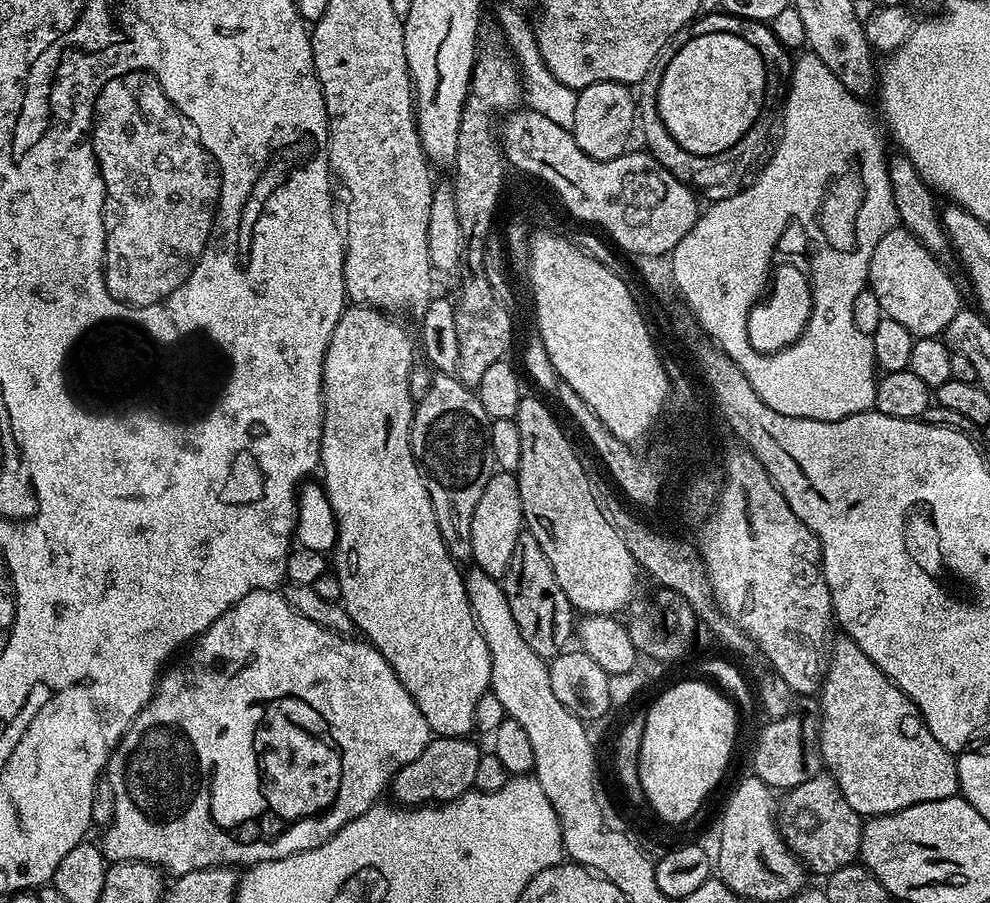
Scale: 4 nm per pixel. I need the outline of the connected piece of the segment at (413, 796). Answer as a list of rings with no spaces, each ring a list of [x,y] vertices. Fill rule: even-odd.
[[[436,736],[429,739],[426,750],[414,758],[412,764],[402,766],[390,785],[390,796],[400,806],[435,806],[446,800],[456,800],[474,788],[474,773],[482,749],[463,736]],[[396,799],[396,800],[395,800]]]

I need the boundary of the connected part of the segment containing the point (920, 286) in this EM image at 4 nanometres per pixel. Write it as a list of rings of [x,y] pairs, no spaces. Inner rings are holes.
[[[902,226],[891,228],[886,234],[882,234],[882,242],[874,246],[874,254],[868,263],[868,283],[867,287],[872,289],[874,298],[878,298],[878,306],[882,306],[884,315],[894,318],[894,322],[899,322],[910,330],[913,338],[922,336],[939,337],[950,326],[954,314],[958,314],[962,307],[960,301],[960,288],[952,281],[952,276],[940,265],[941,261],[914,234],[910,234]]]

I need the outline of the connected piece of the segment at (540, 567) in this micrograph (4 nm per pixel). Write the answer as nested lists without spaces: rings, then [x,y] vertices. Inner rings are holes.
[[[527,530],[520,533],[518,543],[514,545],[514,558],[510,558],[510,566],[504,579],[504,593],[510,602],[510,614],[514,614],[514,622],[518,622],[518,630],[522,630],[522,638],[534,649],[534,654],[551,658],[569,647],[568,639],[574,636],[574,609],[566,594],[562,594],[562,586],[558,586],[558,578],[554,578],[554,570],[550,566],[550,558],[542,554],[542,546],[538,546],[538,538]]]

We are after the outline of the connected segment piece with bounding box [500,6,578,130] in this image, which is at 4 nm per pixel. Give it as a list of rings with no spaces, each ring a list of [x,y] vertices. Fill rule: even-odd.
[[[501,7],[500,28],[504,31],[503,39],[513,60],[516,61],[522,73],[522,88],[526,93],[526,104],[529,109],[545,118],[550,118],[550,122],[558,122],[558,126],[571,130],[574,126],[574,106],[578,106],[577,89],[570,86],[562,86],[554,74],[546,66],[542,58],[542,50],[538,50],[536,33],[530,20],[527,20],[525,13],[518,8]]]

